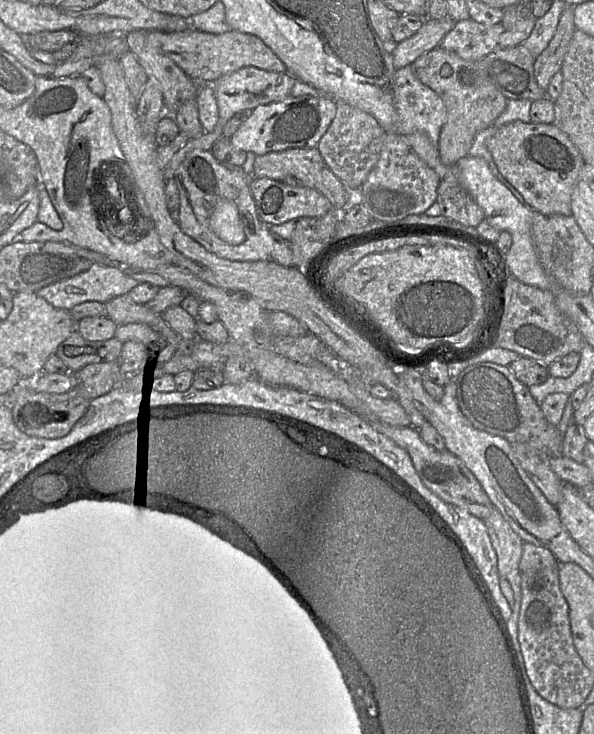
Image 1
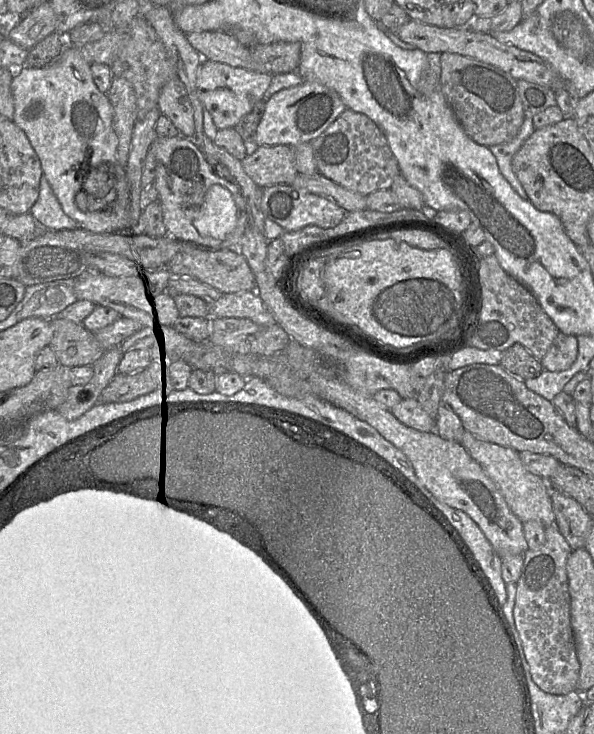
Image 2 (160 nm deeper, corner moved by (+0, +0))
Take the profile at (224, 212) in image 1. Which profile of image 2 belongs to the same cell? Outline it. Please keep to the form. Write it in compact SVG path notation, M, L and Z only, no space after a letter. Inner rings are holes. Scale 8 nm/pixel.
M213 185L194 219L195 227L202 235L225 240L237 223L238 208L232 193L222 185Z

